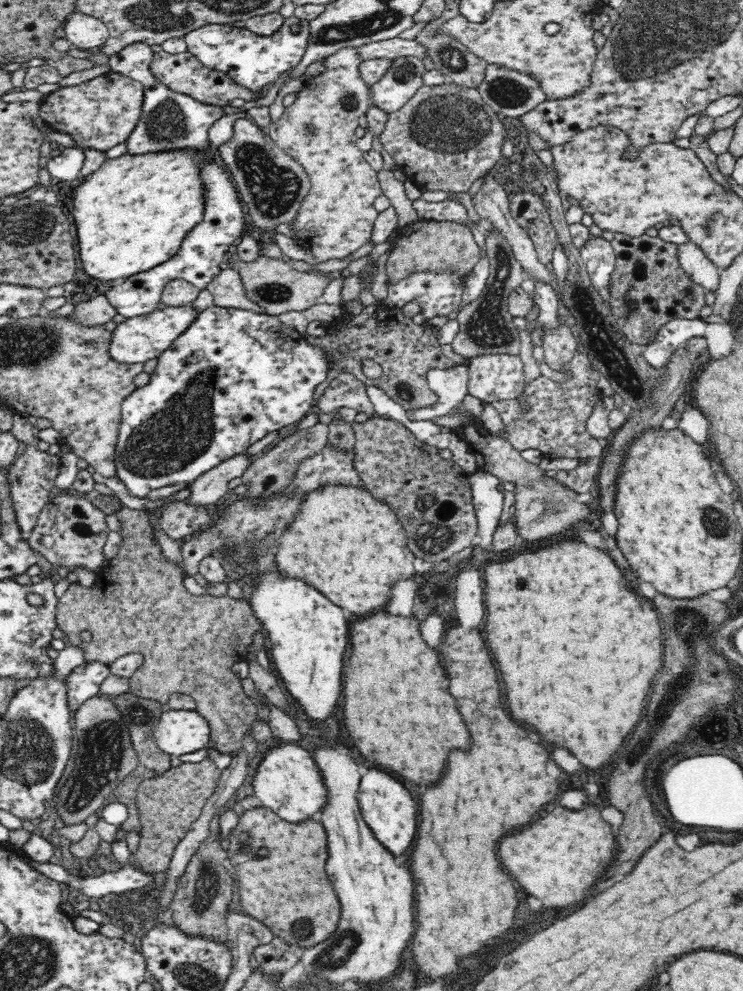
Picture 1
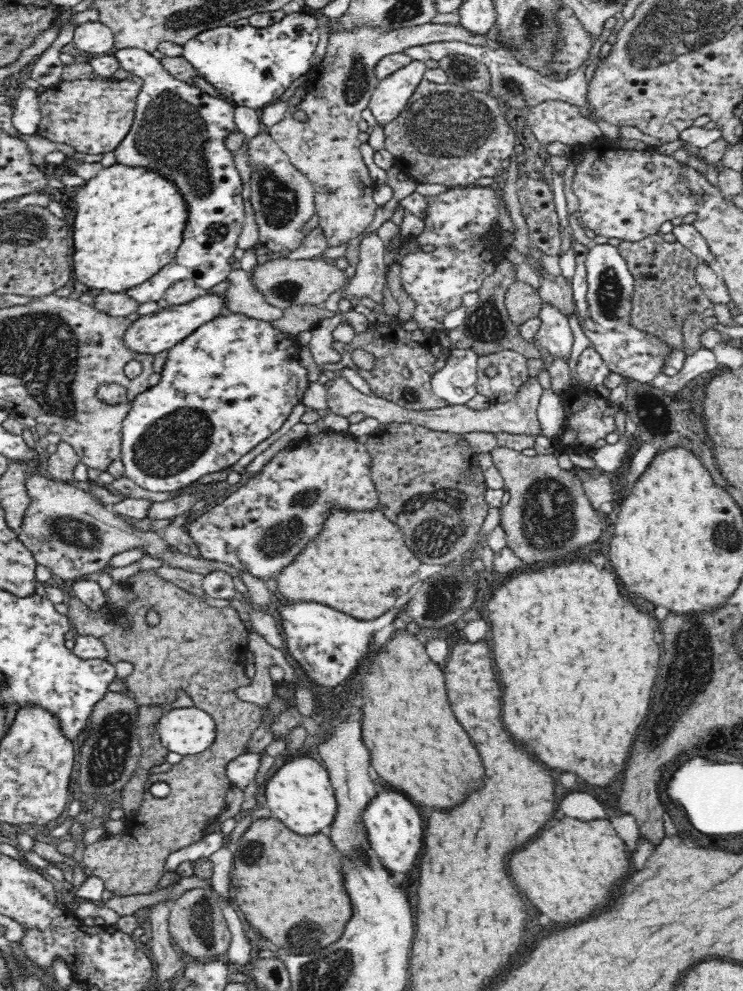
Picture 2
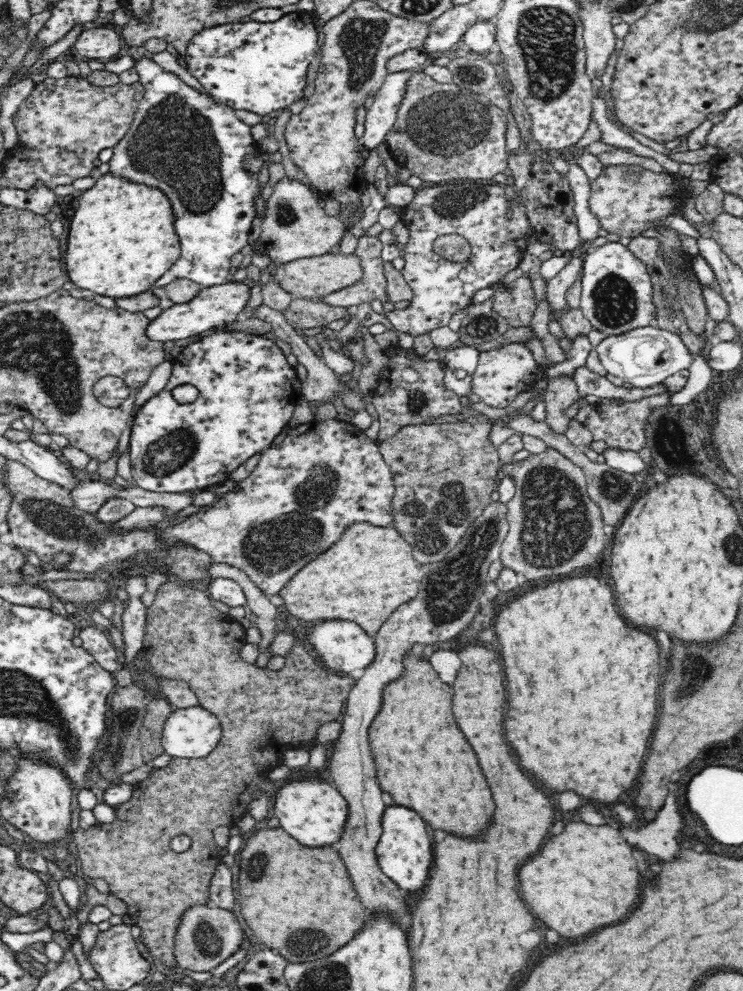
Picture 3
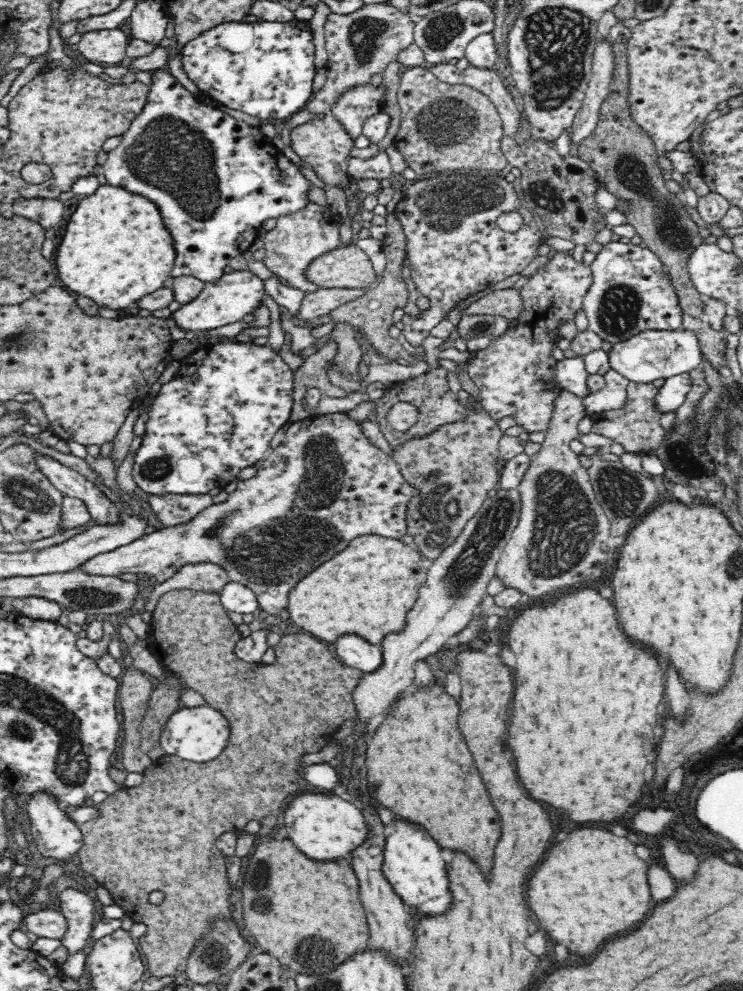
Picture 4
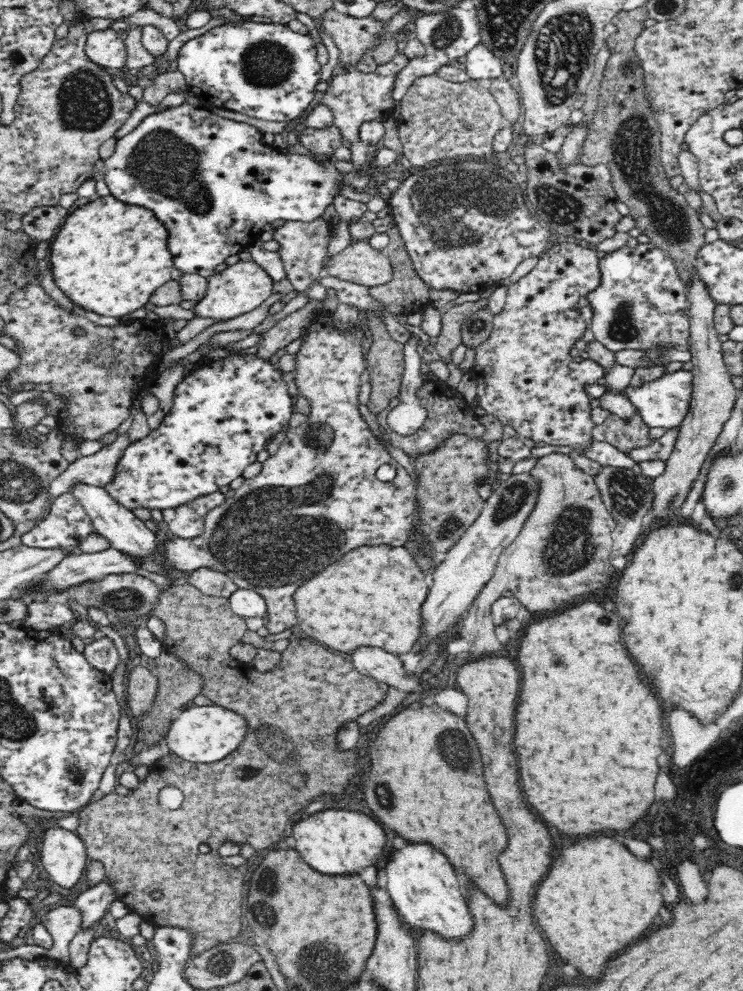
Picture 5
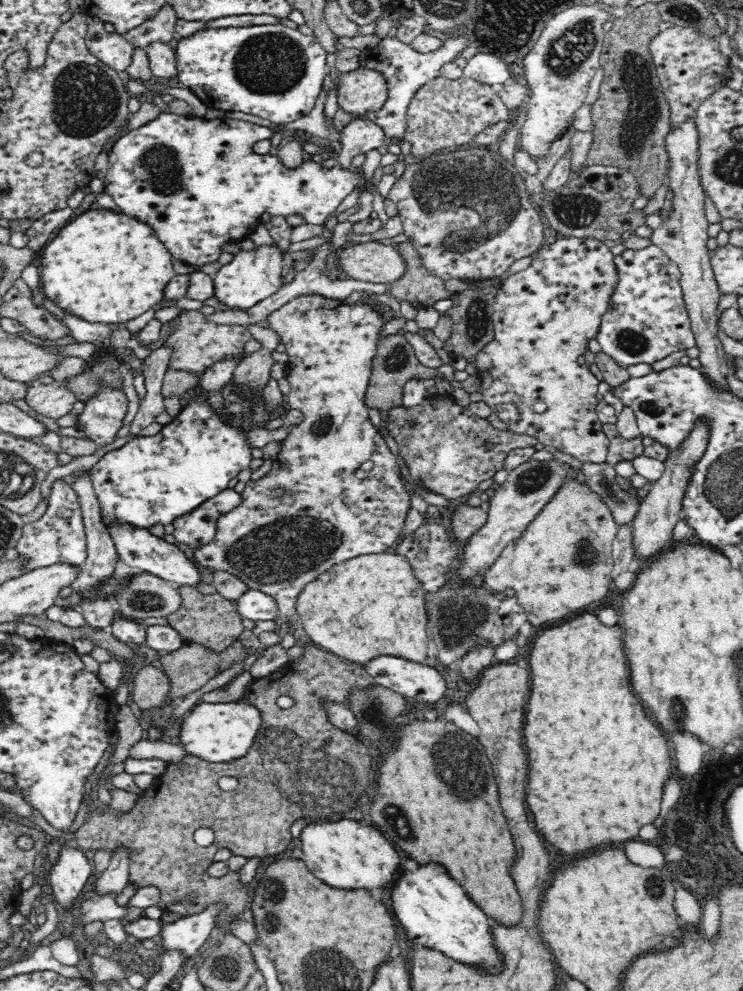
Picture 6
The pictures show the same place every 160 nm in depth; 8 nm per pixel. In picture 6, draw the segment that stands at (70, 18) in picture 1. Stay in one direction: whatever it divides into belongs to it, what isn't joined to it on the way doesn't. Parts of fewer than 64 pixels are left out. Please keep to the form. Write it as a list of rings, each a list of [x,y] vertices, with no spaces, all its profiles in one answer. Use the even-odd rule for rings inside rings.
[[[87,16],[86,47],[103,64],[116,71],[130,67],[134,46],[120,33],[106,31],[105,22],[98,17]]]

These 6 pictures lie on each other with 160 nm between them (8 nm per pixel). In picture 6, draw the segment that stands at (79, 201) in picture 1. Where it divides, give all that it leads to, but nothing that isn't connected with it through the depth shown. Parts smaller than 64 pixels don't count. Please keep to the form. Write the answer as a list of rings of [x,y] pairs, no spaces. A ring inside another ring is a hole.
[[[92,208],[70,220],[45,246],[42,254],[43,290],[59,308],[92,323],[126,324],[162,301],[166,284],[175,275],[173,256],[151,226],[114,209]]]

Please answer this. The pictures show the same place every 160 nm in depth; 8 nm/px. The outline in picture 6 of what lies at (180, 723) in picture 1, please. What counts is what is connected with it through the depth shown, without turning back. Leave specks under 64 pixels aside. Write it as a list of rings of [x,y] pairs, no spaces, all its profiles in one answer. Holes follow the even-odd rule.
[[[248,700],[217,703],[198,703],[182,718],[177,742],[186,754],[211,763],[230,763],[245,756],[257,738],[262,724],[261,712]]]

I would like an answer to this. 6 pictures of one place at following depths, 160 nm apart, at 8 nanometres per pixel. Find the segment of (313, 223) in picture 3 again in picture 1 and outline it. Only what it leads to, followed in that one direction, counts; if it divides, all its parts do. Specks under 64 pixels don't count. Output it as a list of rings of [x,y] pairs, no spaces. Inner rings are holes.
[[[240,118],[234,122],[232,131],[229,140],[216,148],[218,158],[239,190],[253,224],[266,231],[275,230],[278,224],[286,224],[298,214],[298,208],[311,188],[309,175],[256,123]]]

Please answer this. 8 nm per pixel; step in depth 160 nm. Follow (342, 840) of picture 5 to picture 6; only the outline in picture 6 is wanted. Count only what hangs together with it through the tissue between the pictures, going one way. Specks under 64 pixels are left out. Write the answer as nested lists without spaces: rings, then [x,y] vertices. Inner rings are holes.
[[[332,820],[329,823],[314,821],[306,825],[300,835],[302,849],[301,859],[307,864],[308,870],[334,888],[384,888],[396,882],[396,874],[400,870],[400,858],[395,846],[392,846],[380,830],[372,826],[362,826],[354,820]]]

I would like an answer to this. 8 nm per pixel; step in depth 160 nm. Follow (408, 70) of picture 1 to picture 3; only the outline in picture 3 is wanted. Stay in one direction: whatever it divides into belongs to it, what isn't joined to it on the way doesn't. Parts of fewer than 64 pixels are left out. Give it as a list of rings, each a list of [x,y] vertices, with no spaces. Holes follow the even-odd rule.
[[[402,71],[386,76],[384,85],[373,96],[374,102],[366,114],[365,132],[359,138],[361,151],[384,143],[386,134],[392,130],[397,120],[404,93],[414,73]]]

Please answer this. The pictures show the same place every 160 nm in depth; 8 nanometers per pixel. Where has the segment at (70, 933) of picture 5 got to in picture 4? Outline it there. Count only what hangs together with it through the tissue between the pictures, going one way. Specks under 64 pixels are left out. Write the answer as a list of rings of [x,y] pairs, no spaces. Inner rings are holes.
[[[48,907],[36,913],[25,915],[23,926],[40,938],[61,940],[68,923],[58,907]]]

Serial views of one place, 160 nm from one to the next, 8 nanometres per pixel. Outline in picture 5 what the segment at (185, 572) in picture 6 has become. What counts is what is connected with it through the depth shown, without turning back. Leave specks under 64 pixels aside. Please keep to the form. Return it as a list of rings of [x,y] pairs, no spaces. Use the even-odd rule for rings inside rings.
[[[78,482],[78,484],[72,486],[70,493],[85,508],[88,517],[91,519],[93,531],[98,532],[98,535],[108,539],[114,549],[126,553],[134,557],[134,559],[146,561],[143,568],[150,572],[158,572],[158,574],[165,573],[166,569],[163,568],[163,564],[157,562],[159,547],[158,542],[156,542],[156,536],[146,528],[144,521],[134,516],[130,509],[116,502],[108,494],[108,491],[102,487]]]

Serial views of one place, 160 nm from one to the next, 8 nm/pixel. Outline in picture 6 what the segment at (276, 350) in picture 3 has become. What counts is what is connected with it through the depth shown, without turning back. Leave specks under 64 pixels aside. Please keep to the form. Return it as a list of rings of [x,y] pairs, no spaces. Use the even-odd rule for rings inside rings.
[[[233,379],[224,384],[219,393],[223,399],[223,409],[226,409],[224,415],[216,412],[218,409],[210,405],[209,393],[202,389],[188,406],[181,408],[172,421],[161,427],[158,434],[152,437],[134,437],[121,448],[105,454],[91,468],[90,479],[101,506],[100,516],[106,528],[125,525],[146,529],[158,522],[162,525],[170,524],[178,516],[198,508],[202,502],[228,489],[228,482],[248,467],[253,459],[253,447],[248,434],[255,429],[265,428],[270,421],[280,419],[282,405],[277,409],[267,408],[263,390],[255,392],[247,384],[235,384]],[[244,387],[248,387],[248,390],[243,390]],[[250,393],[252,396],[249,396]],[[254,393],[258,393],[258,397],[254,397]],[[234,420],[241,421],[241,424],[234,425]],[[244,423],[249,423],[250,426],[244,427]]]

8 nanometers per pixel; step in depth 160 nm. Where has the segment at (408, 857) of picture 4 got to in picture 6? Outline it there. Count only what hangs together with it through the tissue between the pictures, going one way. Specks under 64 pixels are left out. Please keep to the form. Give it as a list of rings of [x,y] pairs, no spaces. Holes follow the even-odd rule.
[[[420,864],[414,872],[402,870],[391,887],[388,906],[416,947],[440,950],[458,962],[480,966],[488,974],[498,974],[502,970],[502,959],[490,938],[490,917],[466,896],[456,880],[450,880],[450,876],[438,868],[438,864]]]

